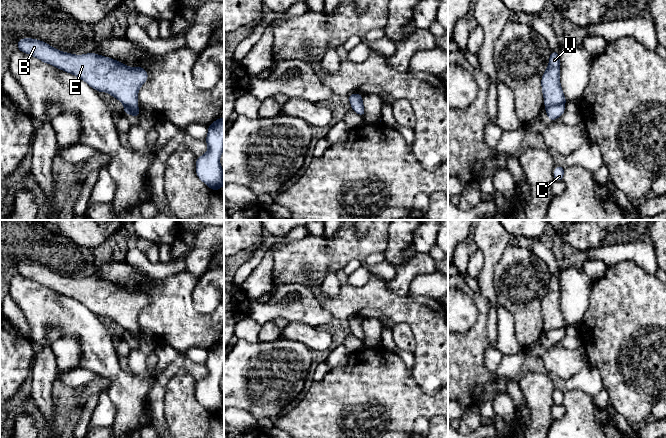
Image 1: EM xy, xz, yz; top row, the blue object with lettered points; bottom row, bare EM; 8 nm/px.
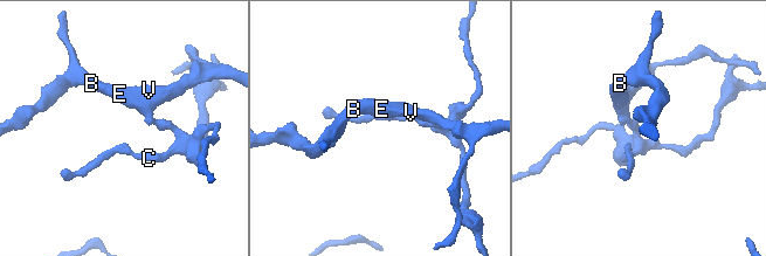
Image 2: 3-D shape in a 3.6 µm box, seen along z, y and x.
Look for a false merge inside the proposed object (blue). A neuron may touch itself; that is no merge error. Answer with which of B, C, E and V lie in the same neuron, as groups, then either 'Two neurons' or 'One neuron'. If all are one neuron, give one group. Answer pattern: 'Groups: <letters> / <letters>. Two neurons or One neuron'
Groups: B E V / C. Two neurons

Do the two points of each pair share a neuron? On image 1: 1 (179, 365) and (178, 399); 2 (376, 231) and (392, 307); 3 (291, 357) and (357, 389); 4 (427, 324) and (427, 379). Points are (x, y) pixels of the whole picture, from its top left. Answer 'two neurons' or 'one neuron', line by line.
1: two neurons
2: two neurons
3: two neurons
4: one neuron

